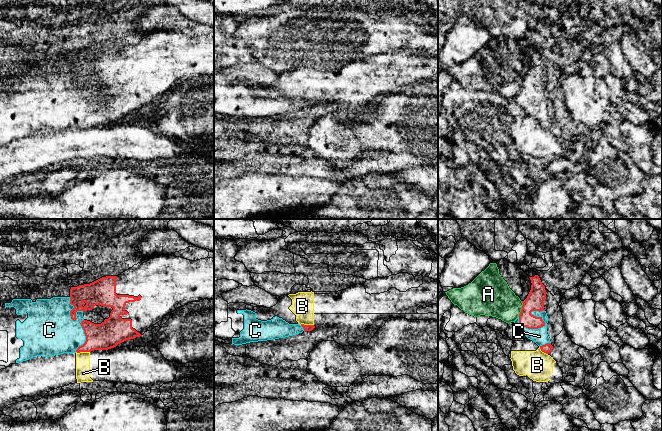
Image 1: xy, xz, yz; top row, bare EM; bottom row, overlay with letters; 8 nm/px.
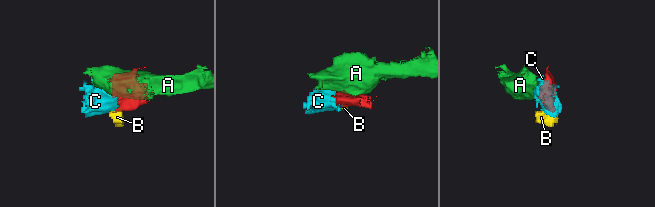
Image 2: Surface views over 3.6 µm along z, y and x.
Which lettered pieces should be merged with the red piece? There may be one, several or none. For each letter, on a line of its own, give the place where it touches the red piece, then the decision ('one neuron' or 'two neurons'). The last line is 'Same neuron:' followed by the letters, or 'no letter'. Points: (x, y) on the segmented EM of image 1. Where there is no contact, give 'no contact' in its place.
A: yz (521, 309) | two neurons
B: xy (83, 351) | two neurons
C: yz (544, 322) | one neuron
Same neuron: C

